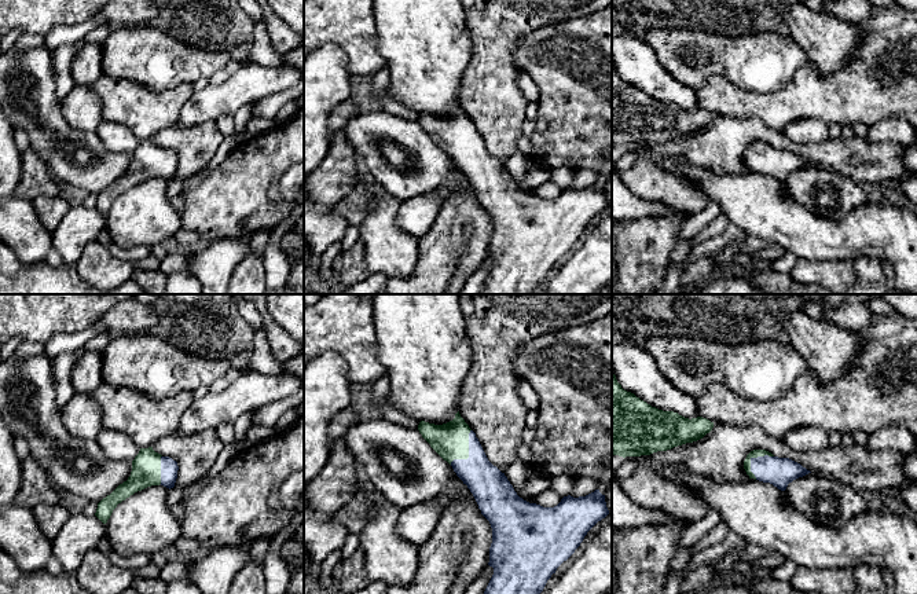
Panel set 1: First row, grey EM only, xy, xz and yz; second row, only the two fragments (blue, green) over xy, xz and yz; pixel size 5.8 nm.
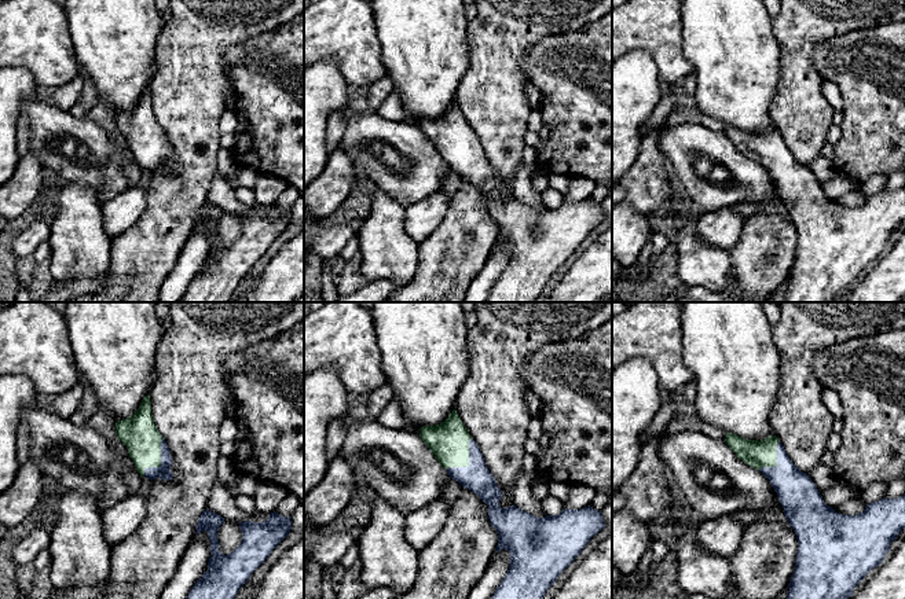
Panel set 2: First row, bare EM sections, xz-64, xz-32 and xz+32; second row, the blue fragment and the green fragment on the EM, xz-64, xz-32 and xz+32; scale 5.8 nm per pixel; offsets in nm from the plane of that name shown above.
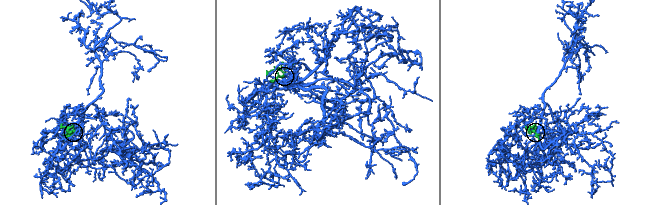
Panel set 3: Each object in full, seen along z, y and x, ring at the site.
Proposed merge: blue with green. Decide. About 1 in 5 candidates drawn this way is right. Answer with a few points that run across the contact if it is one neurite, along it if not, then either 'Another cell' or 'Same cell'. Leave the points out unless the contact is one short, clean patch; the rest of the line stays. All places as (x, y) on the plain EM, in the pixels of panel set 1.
Line: xz (470, 121), (469, 147), (466, 150), (455, 150), (450, 156). Another cell

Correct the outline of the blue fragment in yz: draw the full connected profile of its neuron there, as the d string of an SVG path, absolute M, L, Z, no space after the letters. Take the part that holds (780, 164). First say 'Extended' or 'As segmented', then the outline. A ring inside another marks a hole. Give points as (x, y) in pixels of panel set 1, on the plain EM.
As segmented. M769 147L751 150L751 164L756 172L770 175L781 183L785 183L793 172L811 165L789 150Z

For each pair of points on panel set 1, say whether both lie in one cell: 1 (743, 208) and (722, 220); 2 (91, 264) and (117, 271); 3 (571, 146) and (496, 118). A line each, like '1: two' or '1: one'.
1: two
2: one
3: two

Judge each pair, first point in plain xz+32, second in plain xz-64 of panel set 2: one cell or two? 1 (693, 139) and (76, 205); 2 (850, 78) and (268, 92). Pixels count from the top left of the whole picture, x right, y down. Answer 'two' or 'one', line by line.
1: two
2: one

